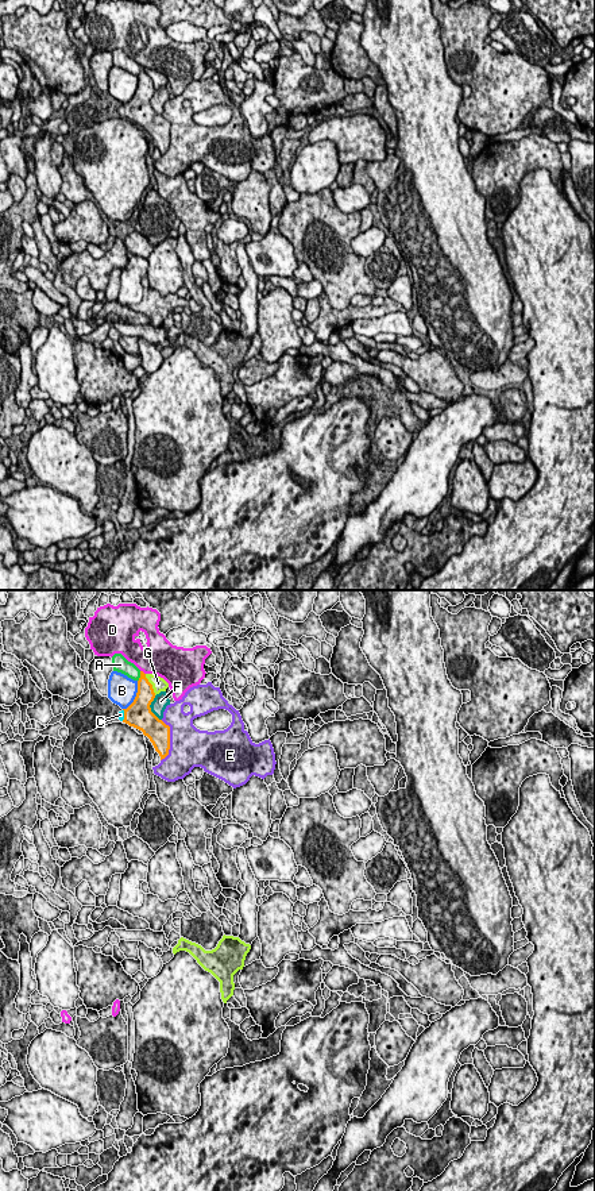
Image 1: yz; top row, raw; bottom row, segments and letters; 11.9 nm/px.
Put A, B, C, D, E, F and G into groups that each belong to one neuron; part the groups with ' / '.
A / B / C / D / E / F / G

